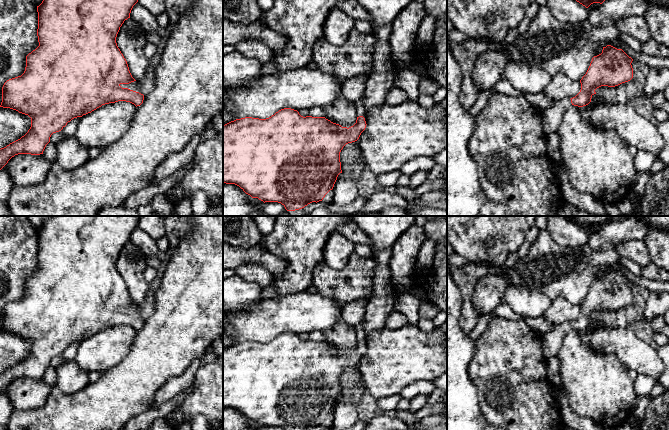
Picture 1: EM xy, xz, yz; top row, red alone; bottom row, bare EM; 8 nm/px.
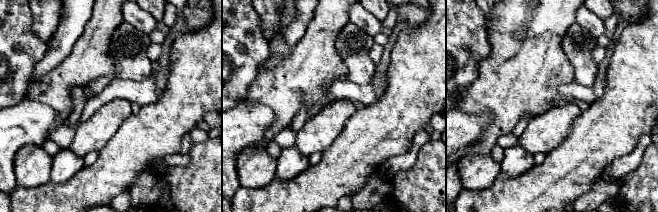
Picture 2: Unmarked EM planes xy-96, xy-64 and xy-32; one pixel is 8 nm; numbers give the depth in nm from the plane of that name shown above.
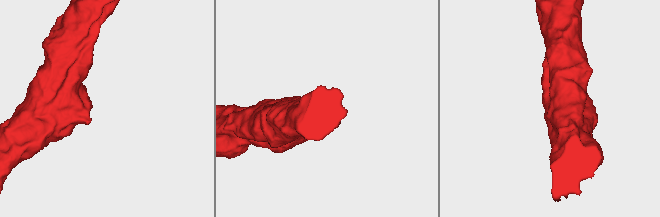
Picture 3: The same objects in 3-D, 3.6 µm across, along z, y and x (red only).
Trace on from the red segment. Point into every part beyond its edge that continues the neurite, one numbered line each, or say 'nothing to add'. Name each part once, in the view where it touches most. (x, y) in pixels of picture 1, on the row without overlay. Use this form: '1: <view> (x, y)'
1: xz (360, 332)

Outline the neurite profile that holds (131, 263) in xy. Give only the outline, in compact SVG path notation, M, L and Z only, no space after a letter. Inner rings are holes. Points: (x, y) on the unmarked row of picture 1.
M132 242L124 245L116 261L116 267L127 285L132 301L140 306L147 295L149 284L144 278L147 257Z

